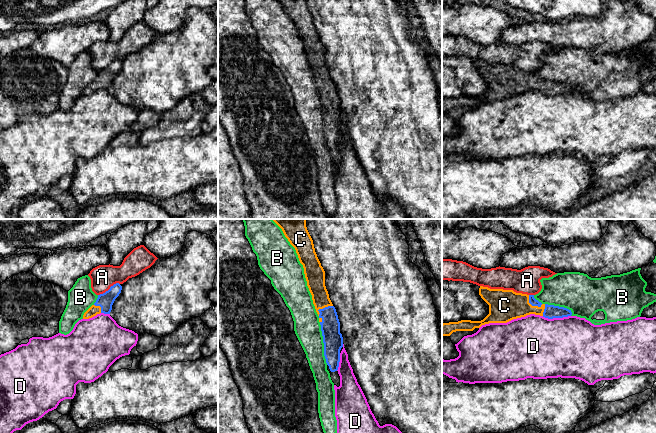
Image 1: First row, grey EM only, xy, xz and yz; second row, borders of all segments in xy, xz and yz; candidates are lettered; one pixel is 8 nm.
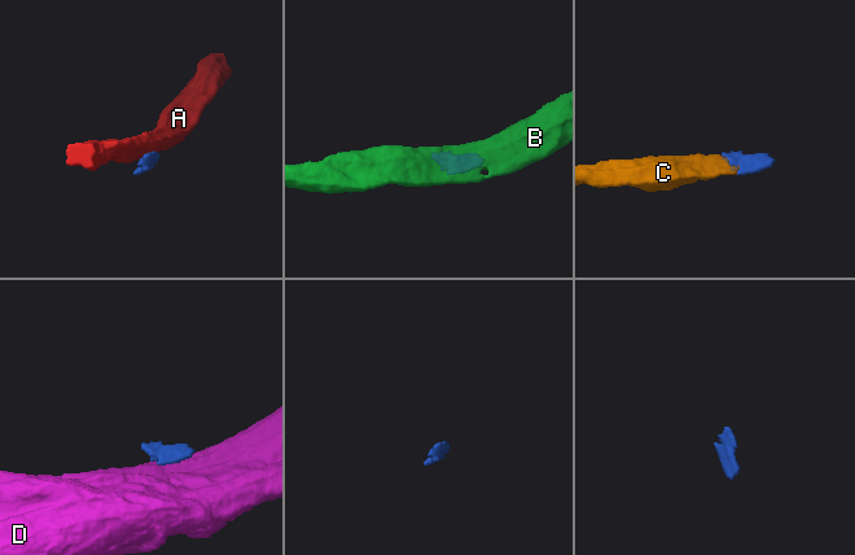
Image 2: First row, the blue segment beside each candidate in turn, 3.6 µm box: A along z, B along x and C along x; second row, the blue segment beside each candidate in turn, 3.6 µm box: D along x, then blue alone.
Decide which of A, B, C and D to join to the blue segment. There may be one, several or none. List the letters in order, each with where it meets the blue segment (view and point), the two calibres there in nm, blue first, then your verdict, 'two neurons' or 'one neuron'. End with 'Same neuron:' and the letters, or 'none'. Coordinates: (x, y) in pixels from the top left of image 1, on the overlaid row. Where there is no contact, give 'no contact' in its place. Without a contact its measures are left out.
A: meets blue in xy at (109, 289); 120 nm thick on the blue side, 190 nm on the other; two neurons
B: meets blue in xz at (323, 342); 160 nm thick on the blue side, 220 nm on the other; two neurons
C: meets blue in yz at (532, 305); 60 nm thick on the blue side, 260 nm on the other; one neuron
D: meets blue in yz at (556, 317); 110 nm thick on the blue side, 480 nm on the other; two neurons
Same neuron: C

